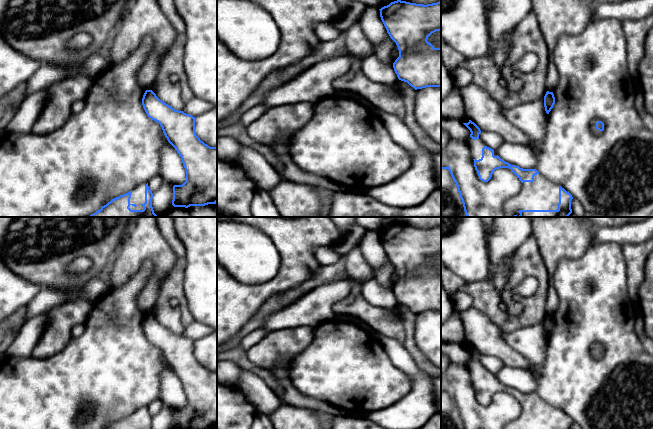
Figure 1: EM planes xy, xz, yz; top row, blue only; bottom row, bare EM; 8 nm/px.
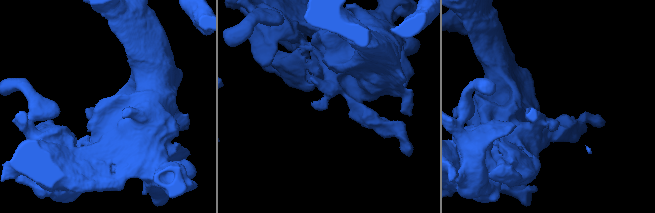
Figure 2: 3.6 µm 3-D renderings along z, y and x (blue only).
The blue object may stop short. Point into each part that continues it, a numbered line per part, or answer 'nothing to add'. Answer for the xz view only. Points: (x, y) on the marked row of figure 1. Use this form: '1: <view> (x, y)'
nothing to add

